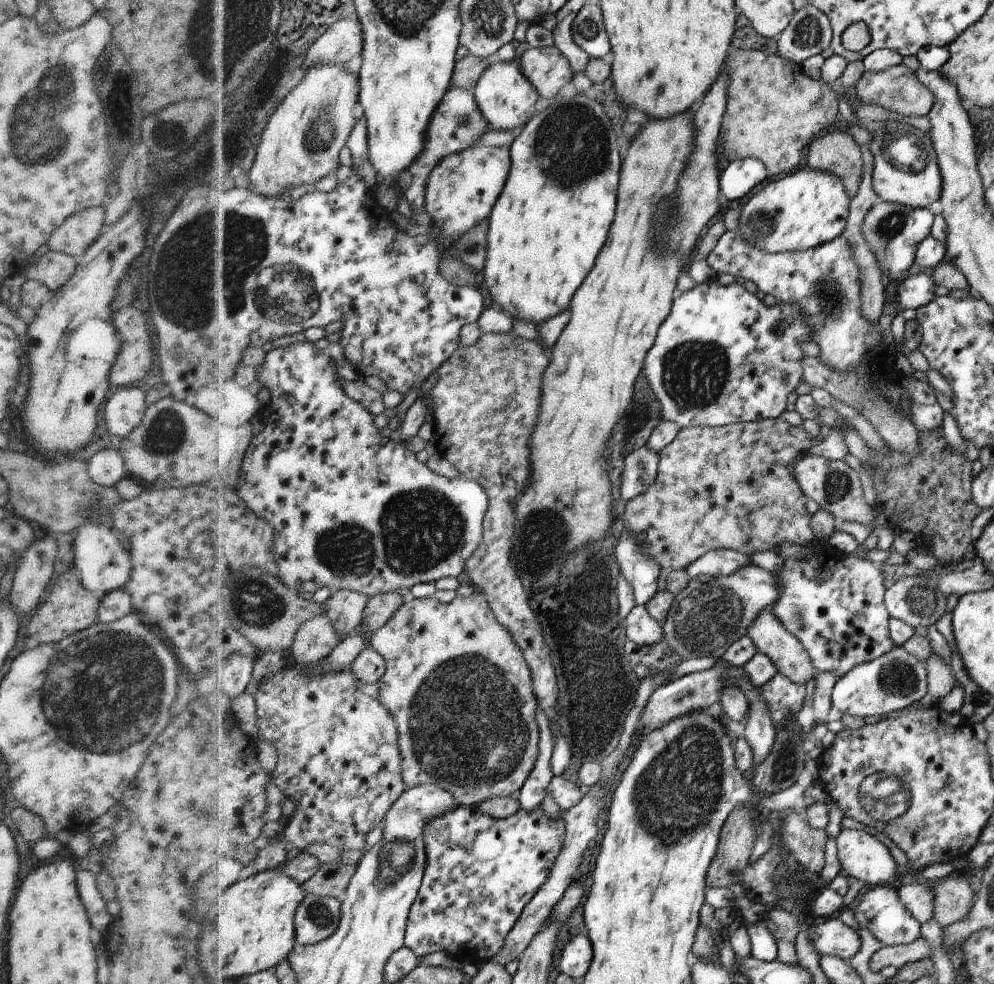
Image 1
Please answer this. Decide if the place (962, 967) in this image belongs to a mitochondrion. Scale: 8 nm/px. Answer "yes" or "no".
no

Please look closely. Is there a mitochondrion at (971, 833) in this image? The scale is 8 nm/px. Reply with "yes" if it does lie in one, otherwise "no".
no

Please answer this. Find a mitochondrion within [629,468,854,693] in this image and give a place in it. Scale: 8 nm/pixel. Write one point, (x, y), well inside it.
(710, 614)

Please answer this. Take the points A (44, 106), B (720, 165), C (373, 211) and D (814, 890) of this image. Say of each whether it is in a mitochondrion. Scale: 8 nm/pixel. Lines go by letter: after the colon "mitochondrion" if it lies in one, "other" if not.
A: mitochondrion
B: other
C: other
D: other

